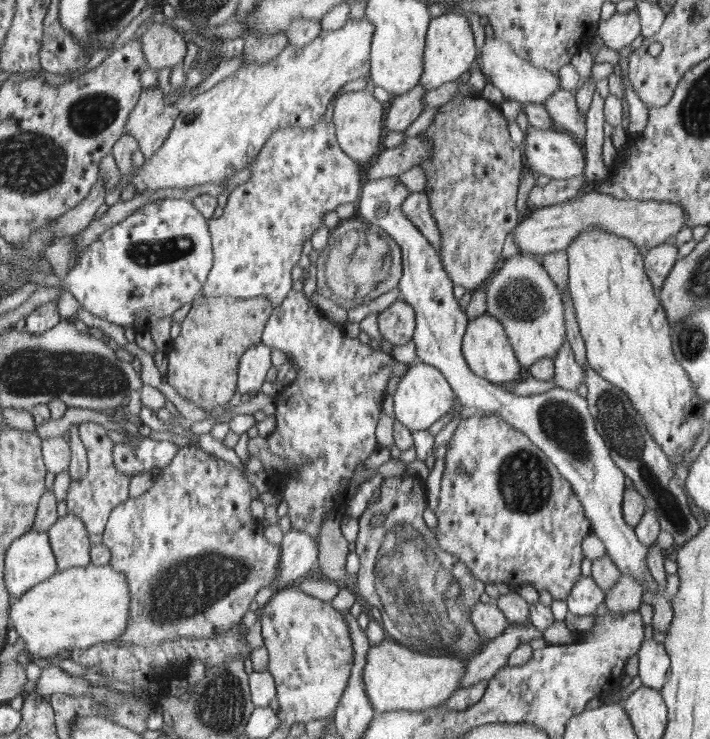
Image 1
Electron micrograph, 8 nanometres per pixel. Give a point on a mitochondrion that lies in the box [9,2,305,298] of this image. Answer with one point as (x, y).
(91, 114)

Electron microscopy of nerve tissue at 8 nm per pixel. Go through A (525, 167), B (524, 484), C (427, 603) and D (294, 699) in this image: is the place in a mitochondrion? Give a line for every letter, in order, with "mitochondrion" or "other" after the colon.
A: other
B: mitochondrion
C: mitochondrion
D: other

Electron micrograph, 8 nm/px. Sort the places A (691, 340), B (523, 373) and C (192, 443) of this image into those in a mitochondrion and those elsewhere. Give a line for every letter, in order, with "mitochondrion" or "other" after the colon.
A: mitochondrion
B: other
C: other

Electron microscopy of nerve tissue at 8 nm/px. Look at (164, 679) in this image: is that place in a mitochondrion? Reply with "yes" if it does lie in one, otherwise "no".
no

